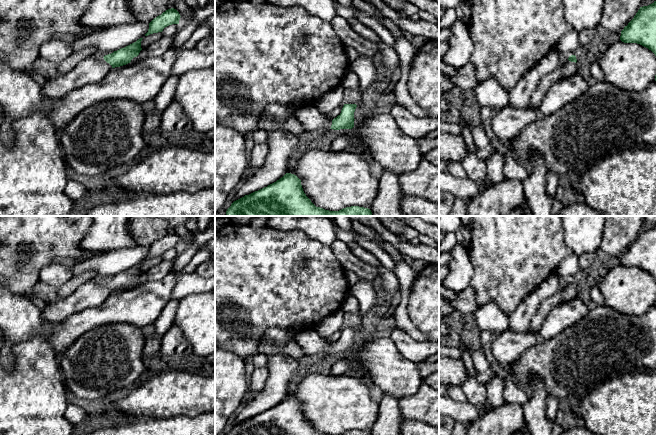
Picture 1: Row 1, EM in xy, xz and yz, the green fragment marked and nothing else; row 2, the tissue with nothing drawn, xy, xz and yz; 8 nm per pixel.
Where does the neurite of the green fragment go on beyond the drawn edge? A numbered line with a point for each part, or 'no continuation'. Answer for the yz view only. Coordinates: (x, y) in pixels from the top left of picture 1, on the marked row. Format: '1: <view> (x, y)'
1: yz (569, 68)

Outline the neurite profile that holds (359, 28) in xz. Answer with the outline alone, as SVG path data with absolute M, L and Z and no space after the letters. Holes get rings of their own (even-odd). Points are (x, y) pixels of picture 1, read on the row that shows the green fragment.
M350 21L349 25L352 27L352 29L362 37L368 39L369 41L373 43L382 43L381 39L379 36L370 28L367 26L363 25L359 21Z

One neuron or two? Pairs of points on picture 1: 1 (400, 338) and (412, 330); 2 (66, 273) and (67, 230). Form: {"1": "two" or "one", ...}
{"1": "two", "2": "two"}

